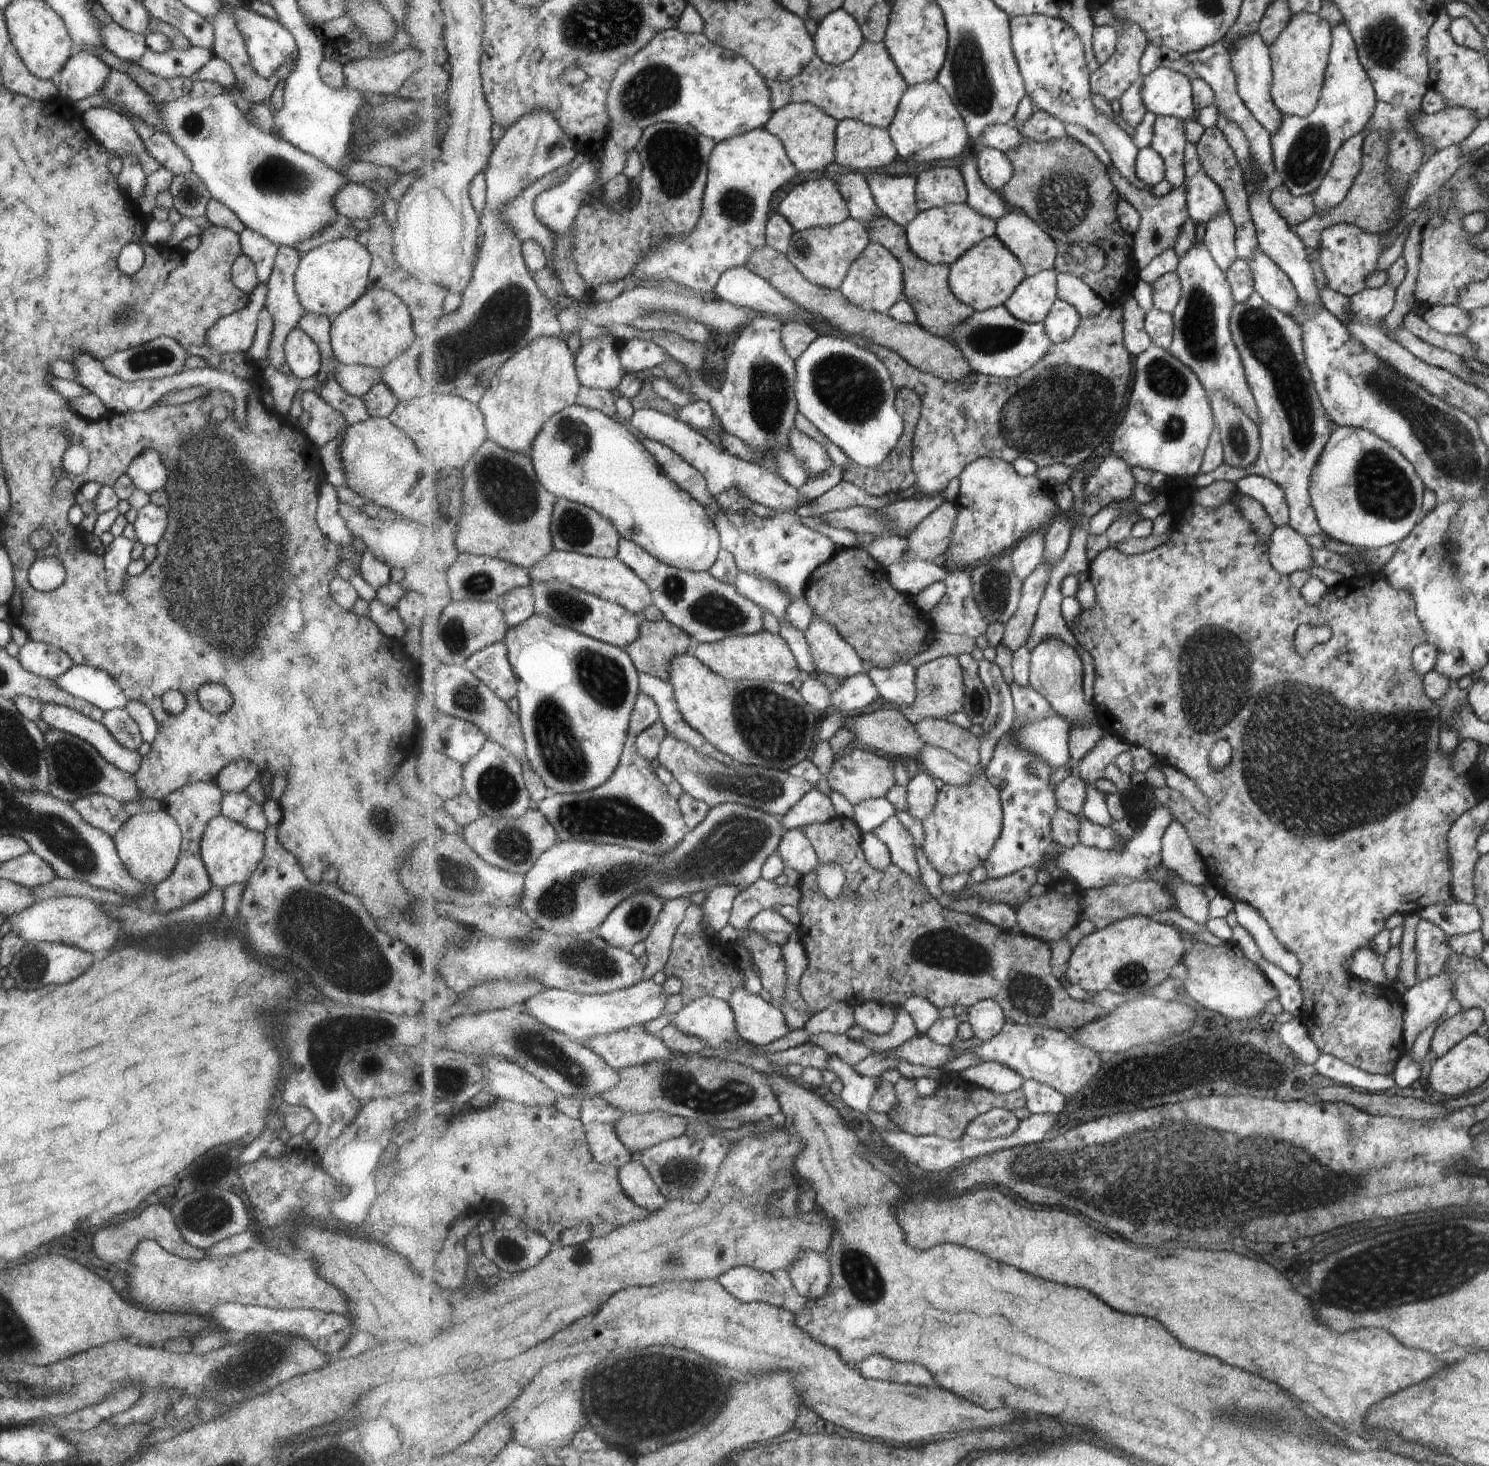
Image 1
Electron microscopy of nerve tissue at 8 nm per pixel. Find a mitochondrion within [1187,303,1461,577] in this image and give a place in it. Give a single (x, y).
(1384, 490)

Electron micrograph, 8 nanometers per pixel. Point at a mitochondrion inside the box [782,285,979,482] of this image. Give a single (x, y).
(851, 388)

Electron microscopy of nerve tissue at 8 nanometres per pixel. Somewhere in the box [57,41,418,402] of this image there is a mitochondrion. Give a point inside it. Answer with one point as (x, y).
(276, 177)

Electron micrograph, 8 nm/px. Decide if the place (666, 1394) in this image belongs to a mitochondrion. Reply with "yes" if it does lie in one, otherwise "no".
yes

